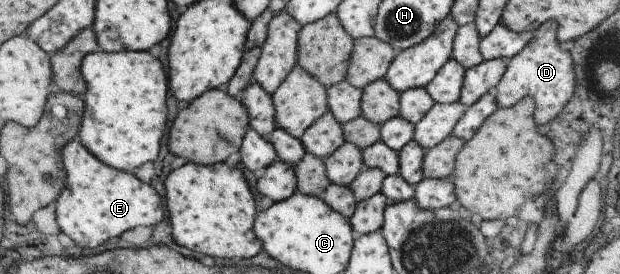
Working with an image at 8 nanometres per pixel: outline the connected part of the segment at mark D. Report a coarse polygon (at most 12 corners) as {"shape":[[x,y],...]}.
{"shape":[[545,21],[506,60],[497,107],[528,96],[536,125],[576,94],[573,58]]}

